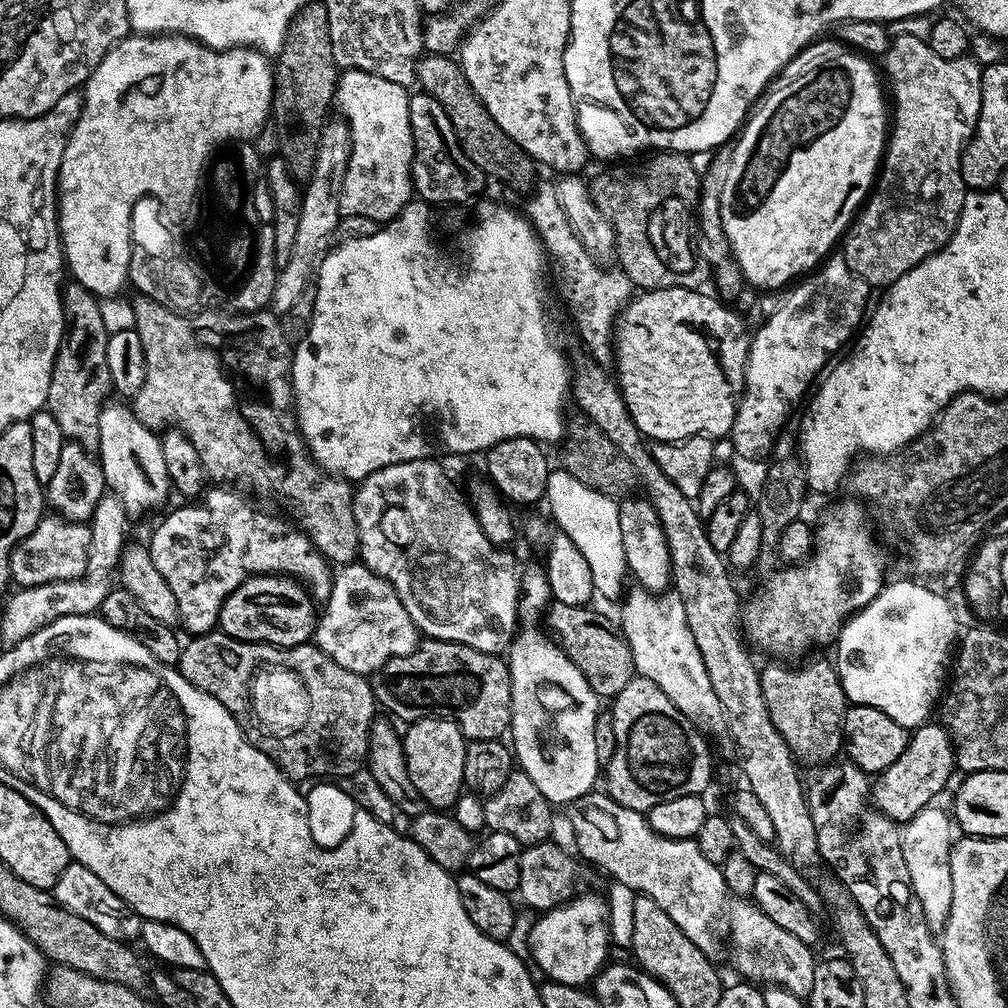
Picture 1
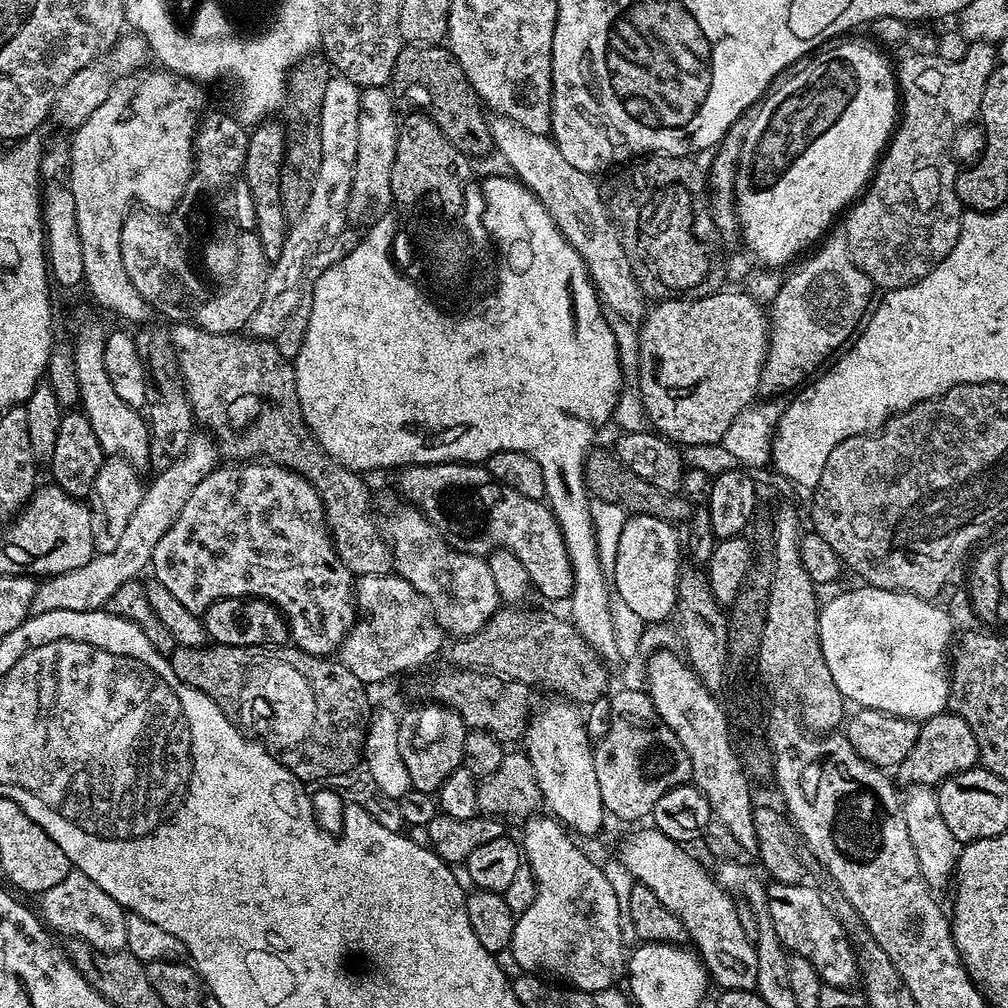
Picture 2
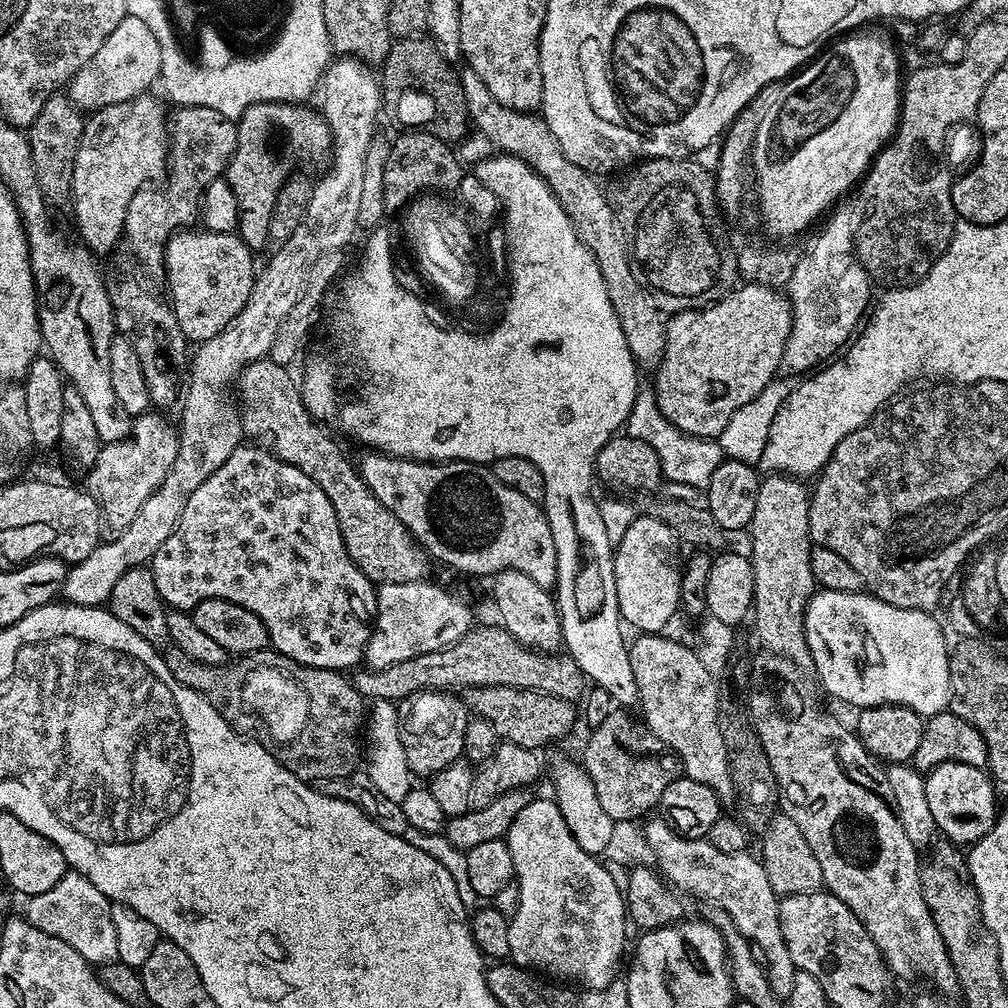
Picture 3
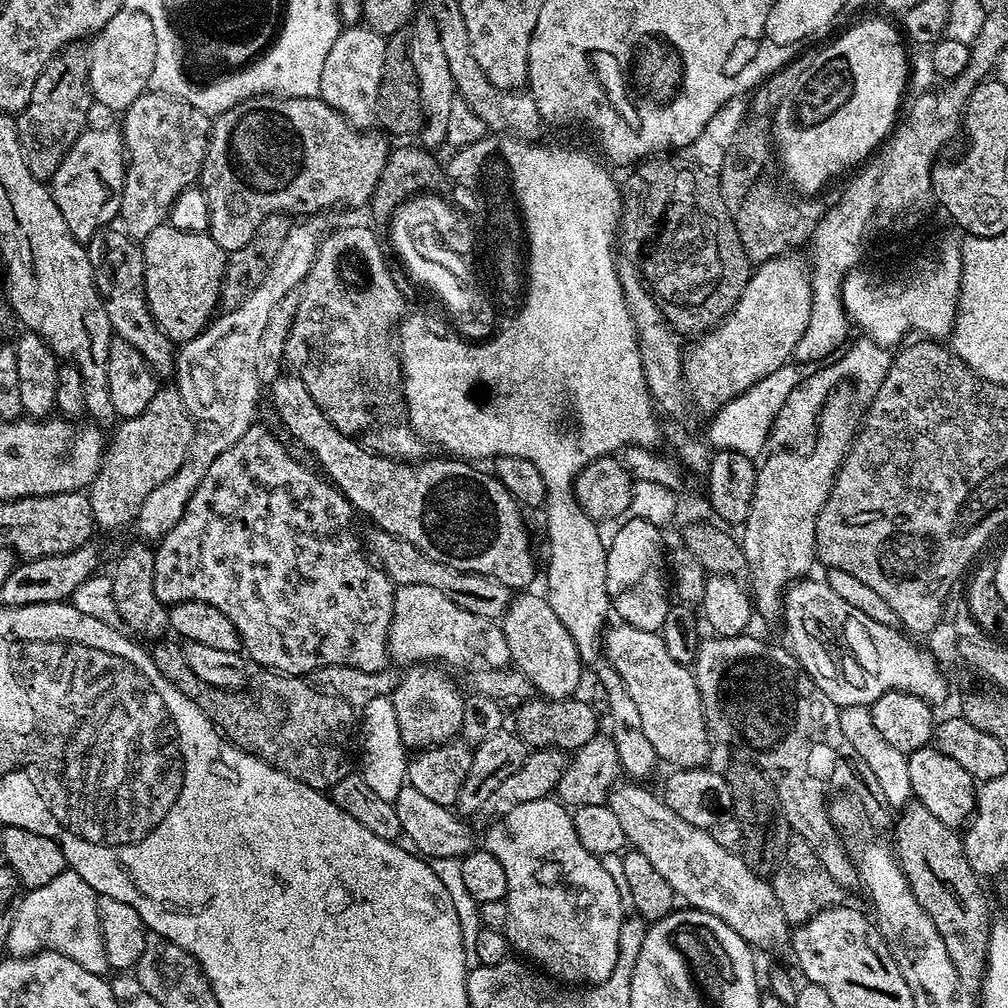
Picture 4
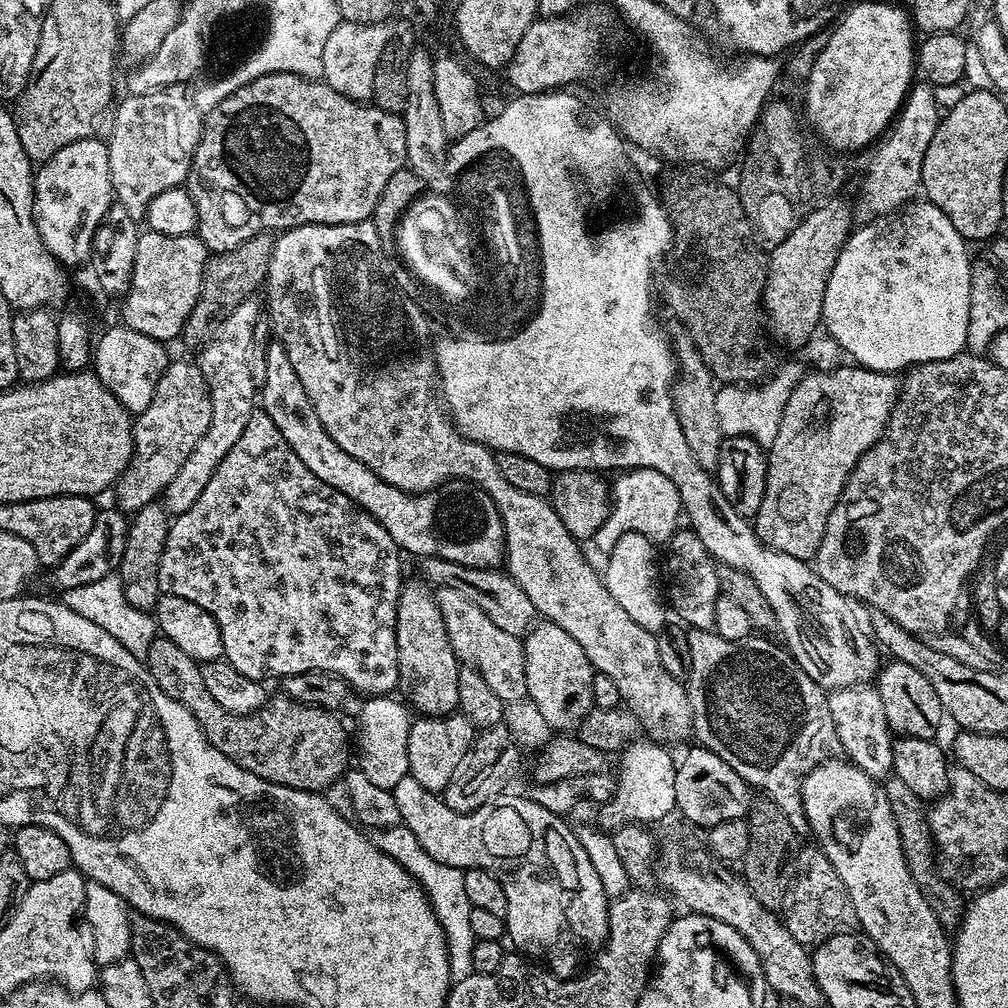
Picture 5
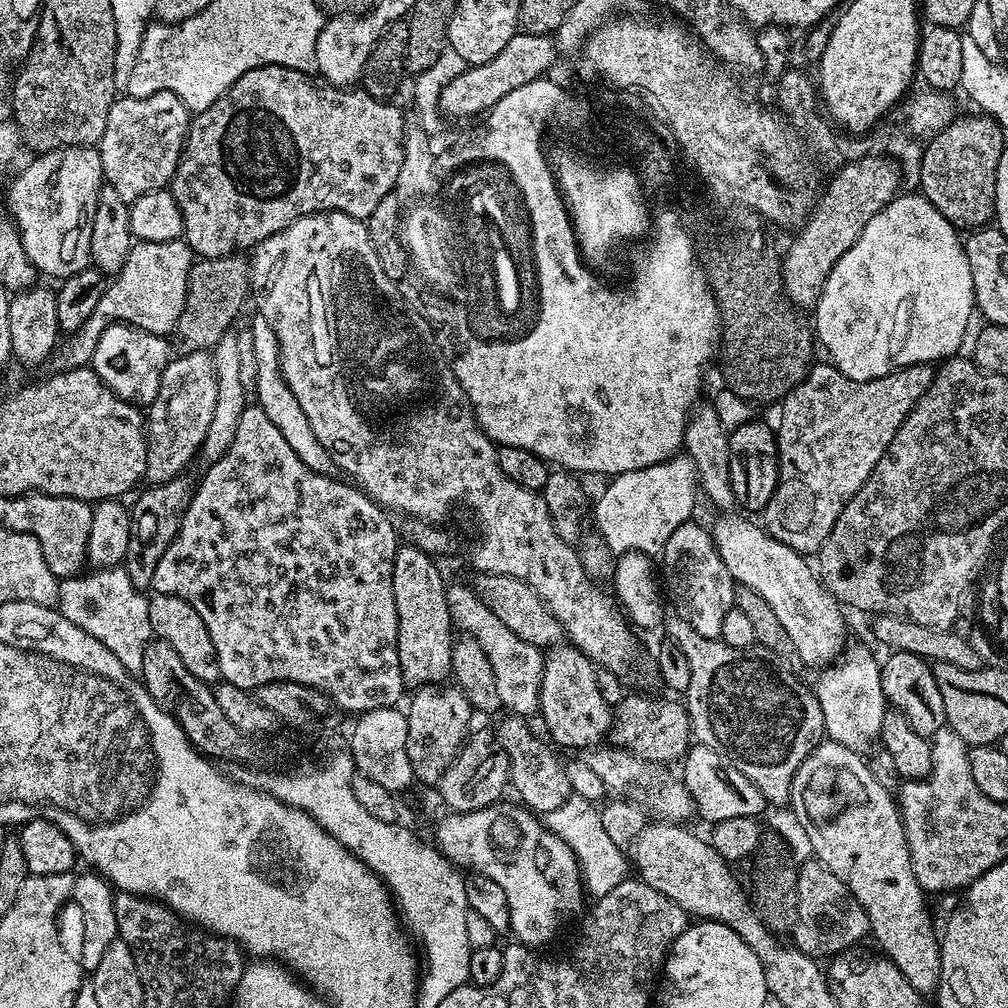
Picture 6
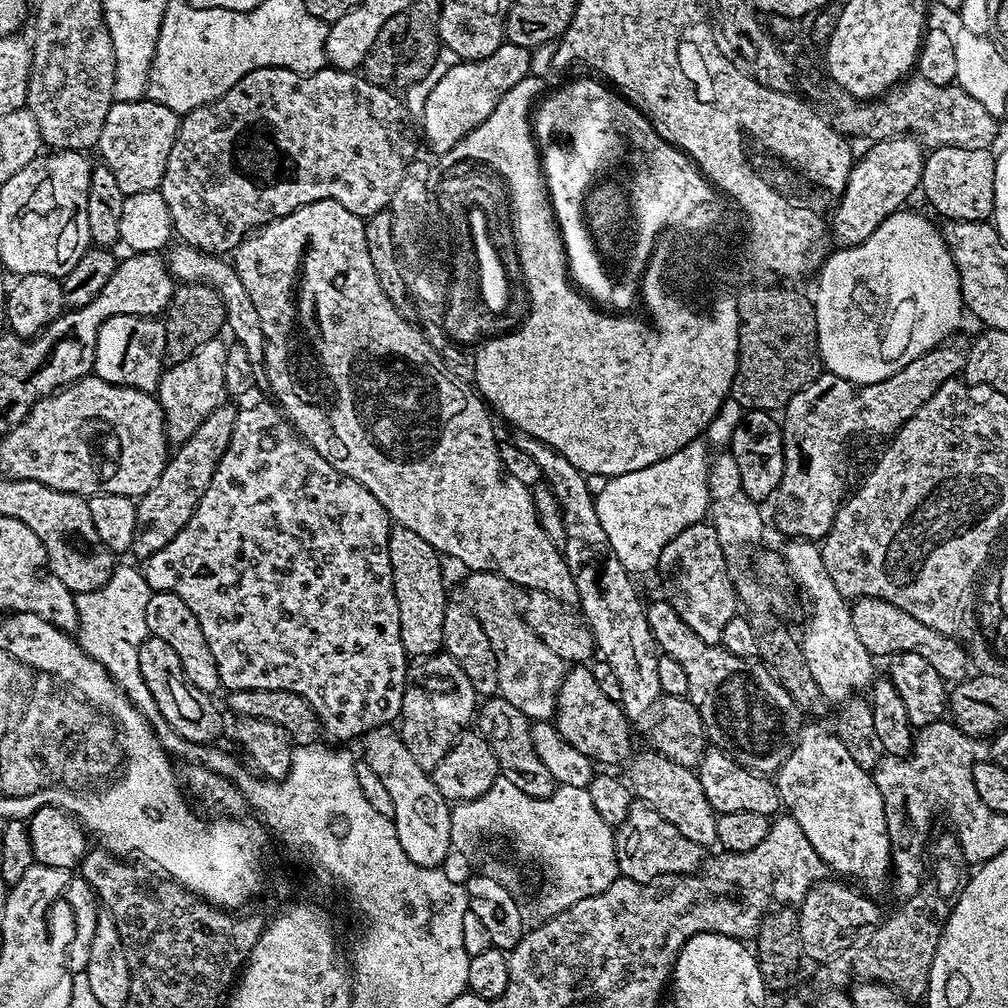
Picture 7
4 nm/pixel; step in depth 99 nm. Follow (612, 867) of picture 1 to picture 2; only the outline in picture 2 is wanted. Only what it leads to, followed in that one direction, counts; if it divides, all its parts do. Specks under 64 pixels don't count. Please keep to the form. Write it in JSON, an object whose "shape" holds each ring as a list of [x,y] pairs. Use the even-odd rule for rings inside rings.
{"shape":[[[654,826],[637,836],[628,836],[620,848],[618,859],[626,866],[637,884],[650,886],[658,902],[680,919],[688,931],[688,940],[704,962],[713,985],[720,990],[755,992],[758,982],[758,954],[756,945],[742,930],[738,920],[737,901],[721,888],[711,871],[692,860],[687,847],[666,838]]]}

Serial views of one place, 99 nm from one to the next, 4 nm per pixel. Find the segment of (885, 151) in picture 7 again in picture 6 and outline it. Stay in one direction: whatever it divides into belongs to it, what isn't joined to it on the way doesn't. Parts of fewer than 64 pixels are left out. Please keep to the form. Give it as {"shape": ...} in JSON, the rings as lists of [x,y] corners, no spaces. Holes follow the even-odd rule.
{"shape":[[[871,155],[861,160],[850,160],[839,169],[840,172],[828,184],[821,200],[815,201],[810,215],[805,219],[796,241],[787,246],[783,253],[783,286],[784,293],[797,309],[815,309],[820,300],[822,290],[826,286],[826,278],[830,278],[830,270],[858,242],[858,234],[901,191],[902,173],[897,161],[887,155]]]}

